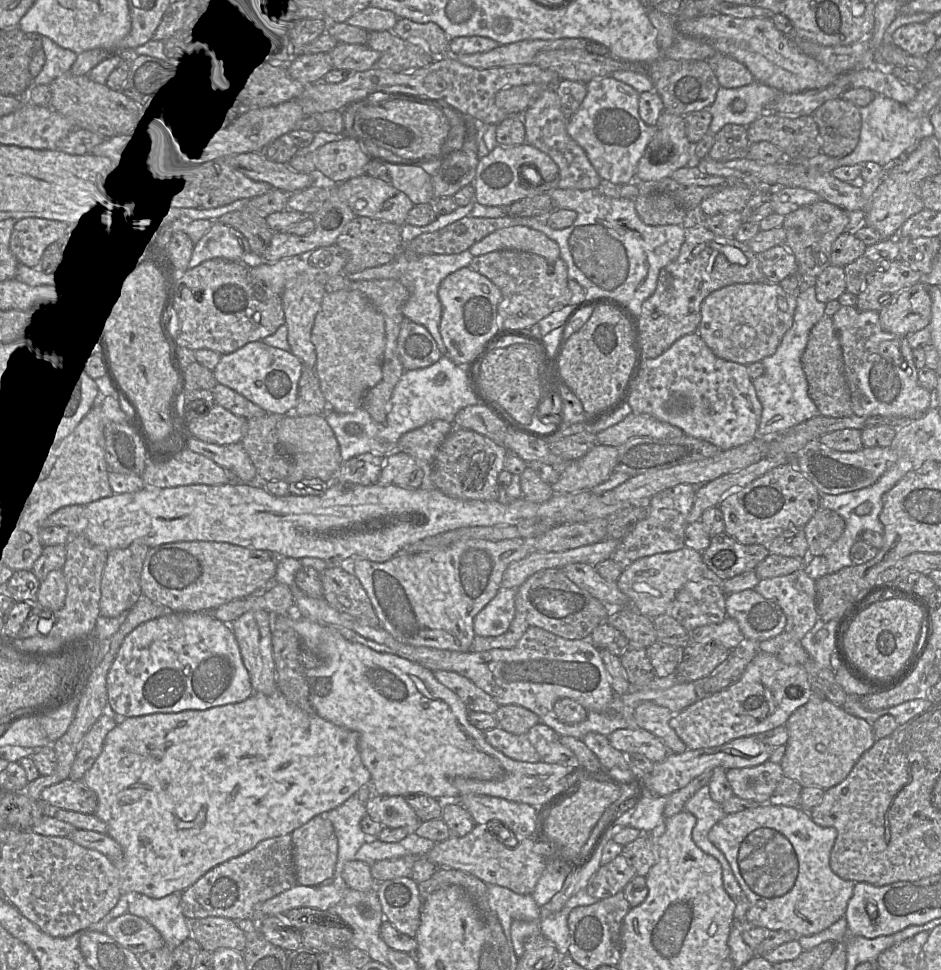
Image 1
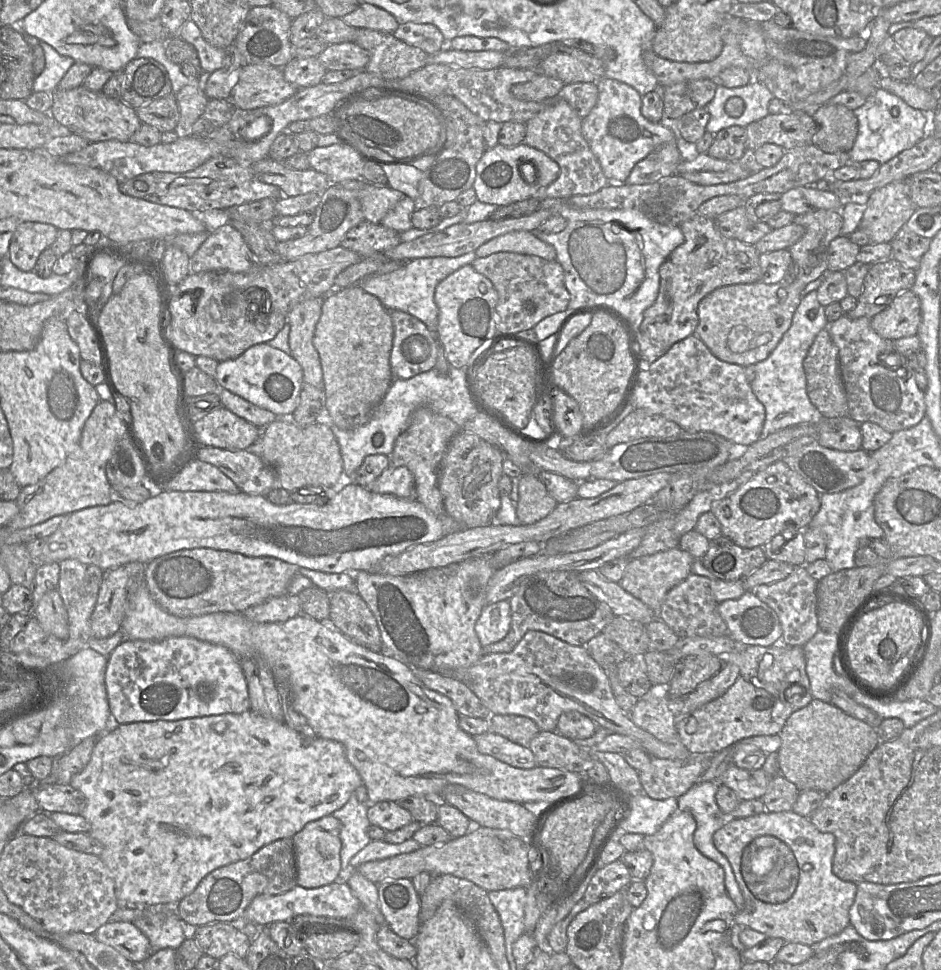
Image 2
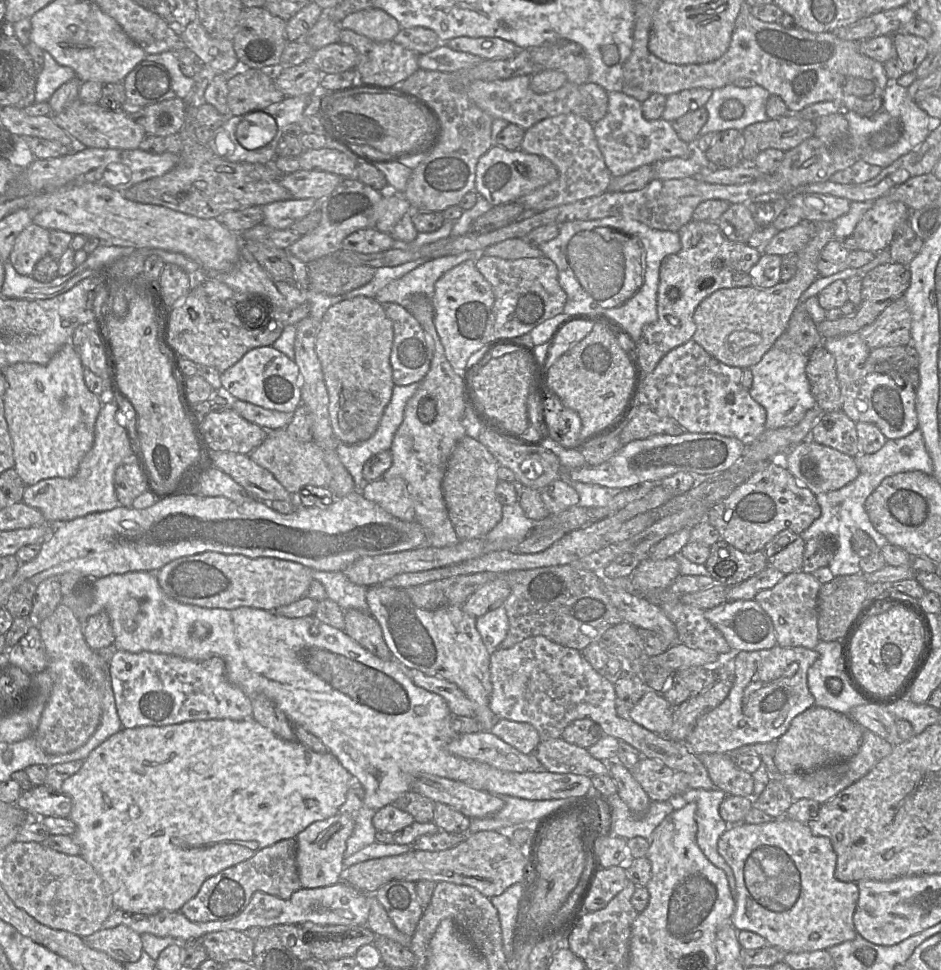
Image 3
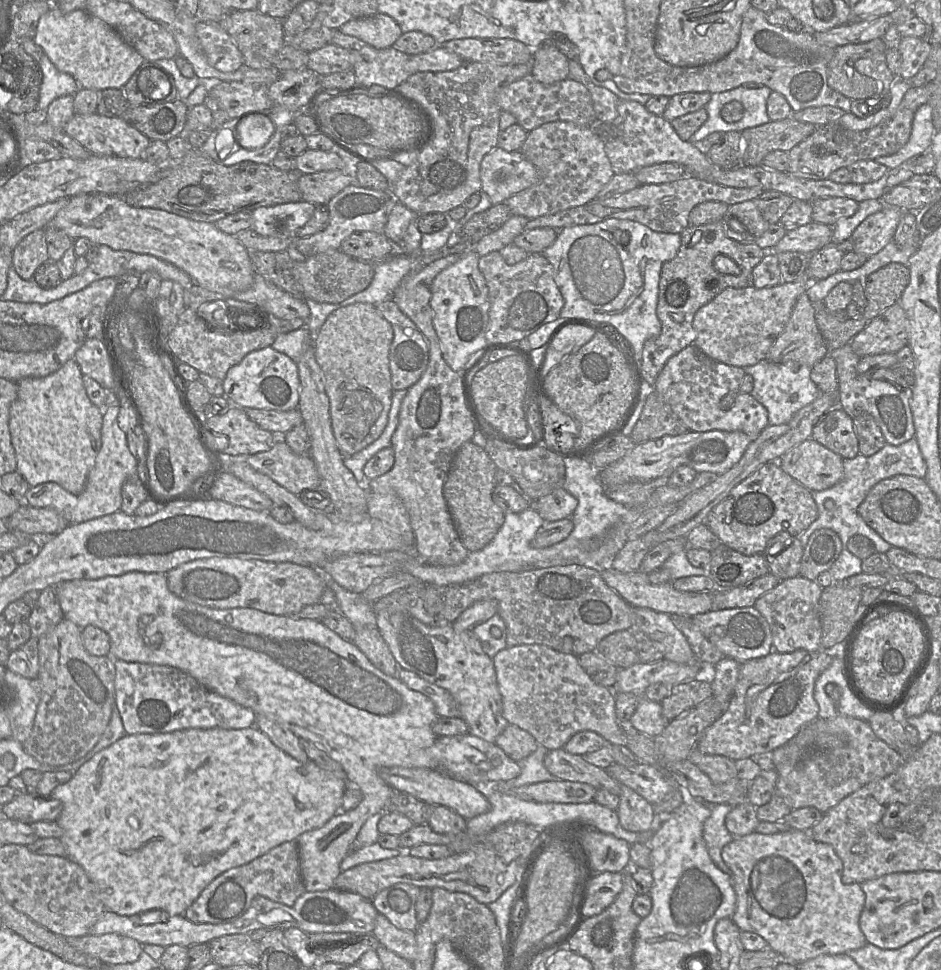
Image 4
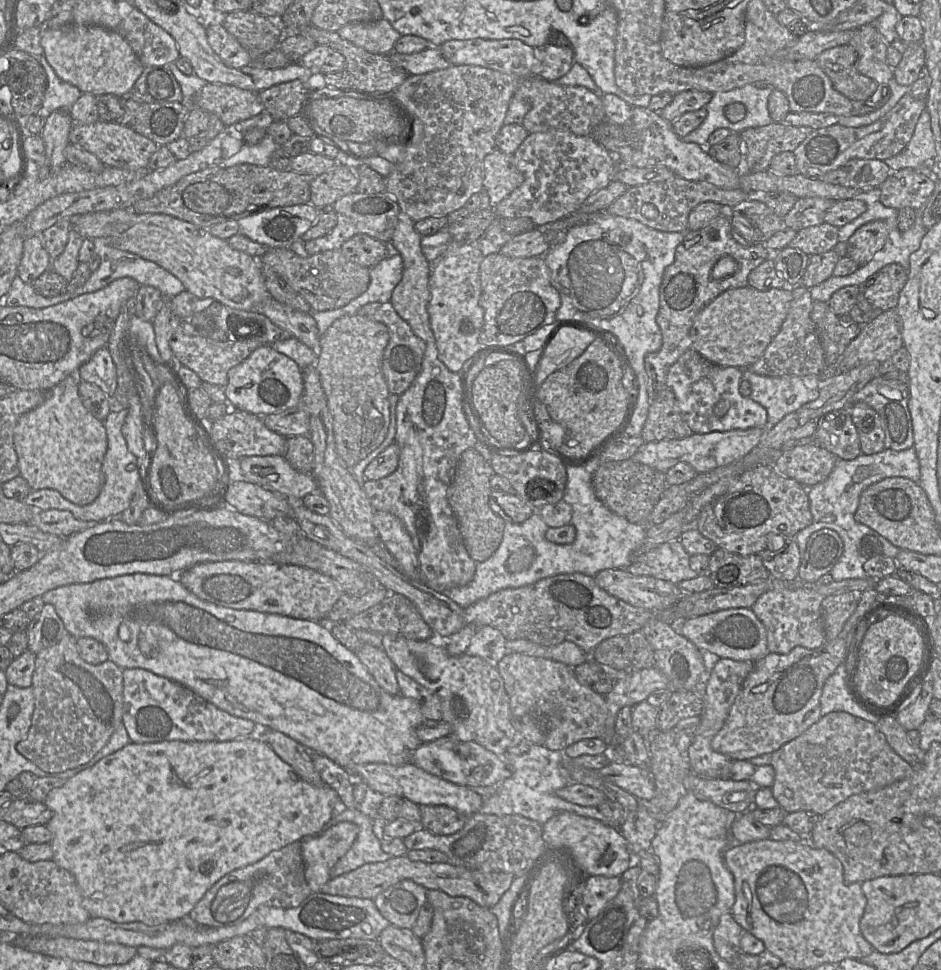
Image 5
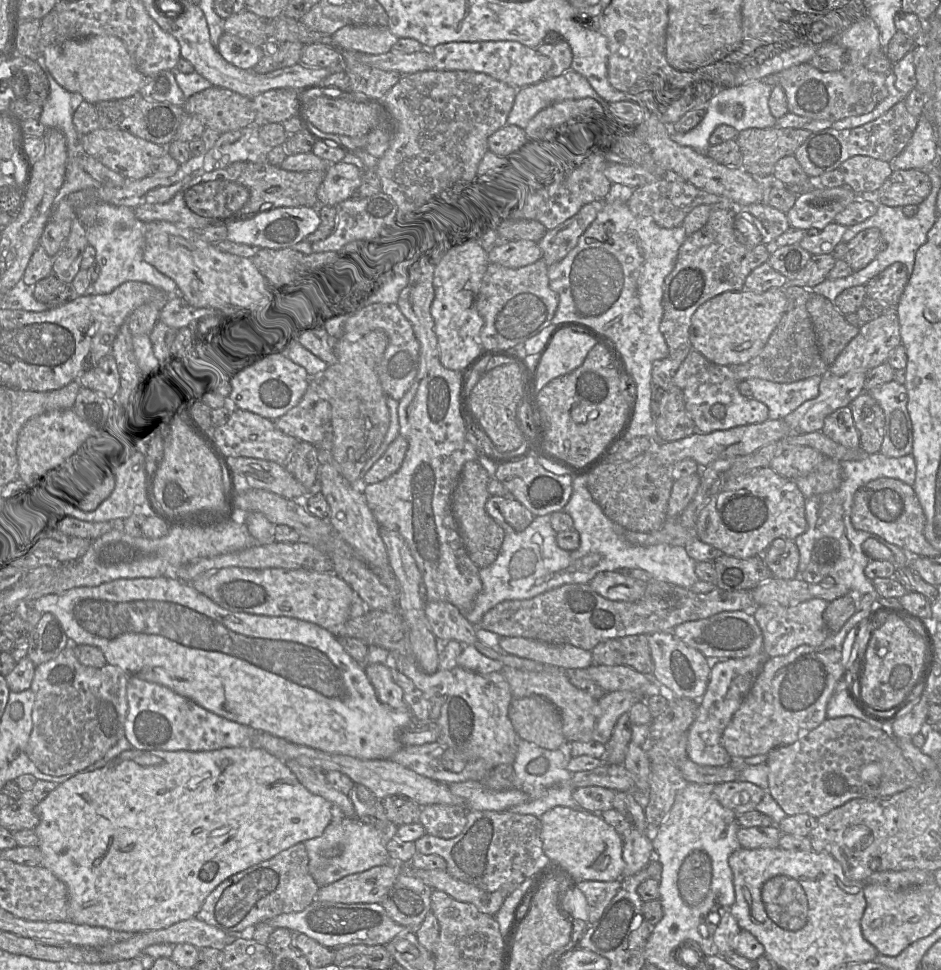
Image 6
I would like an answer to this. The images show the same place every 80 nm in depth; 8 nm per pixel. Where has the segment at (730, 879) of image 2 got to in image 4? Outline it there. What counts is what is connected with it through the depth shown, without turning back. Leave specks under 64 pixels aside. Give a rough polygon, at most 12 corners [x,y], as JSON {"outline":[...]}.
{"outline":[[707,804],[703,839],[715,865],[732,876],[721,855],[734,838],[725,825],[732,807]]}

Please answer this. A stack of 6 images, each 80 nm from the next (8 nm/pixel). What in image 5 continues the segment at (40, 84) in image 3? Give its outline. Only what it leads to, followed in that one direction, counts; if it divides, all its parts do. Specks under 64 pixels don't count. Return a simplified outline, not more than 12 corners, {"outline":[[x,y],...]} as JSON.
{"outline":[[44,54],[47,89],[38,115],[69,111],[82,92],[61,80]]}

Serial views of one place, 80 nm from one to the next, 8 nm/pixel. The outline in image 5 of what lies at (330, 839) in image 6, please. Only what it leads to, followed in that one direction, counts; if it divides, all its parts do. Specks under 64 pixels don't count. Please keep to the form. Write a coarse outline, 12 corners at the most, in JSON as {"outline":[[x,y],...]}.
{"outline":[[357,809],[335,814],[328,826],[352,822],[358,835],[330,871],[331,879],[367,863],[393,858],[381,848],[373,819]]}

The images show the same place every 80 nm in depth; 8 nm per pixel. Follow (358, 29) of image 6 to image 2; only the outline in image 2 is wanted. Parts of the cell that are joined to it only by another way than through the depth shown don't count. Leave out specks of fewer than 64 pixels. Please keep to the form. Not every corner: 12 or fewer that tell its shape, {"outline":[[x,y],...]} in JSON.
{"outline":[[361,3],[341,18],[360,29],[393,33],[399,26],[386,10]]}

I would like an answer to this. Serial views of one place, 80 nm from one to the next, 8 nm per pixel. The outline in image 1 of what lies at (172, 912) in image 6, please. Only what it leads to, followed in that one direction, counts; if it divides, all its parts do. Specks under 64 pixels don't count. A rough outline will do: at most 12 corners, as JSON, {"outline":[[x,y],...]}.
{"outline":[[279,690],[118,719],[121,894],[183,892],[371,781]]}

